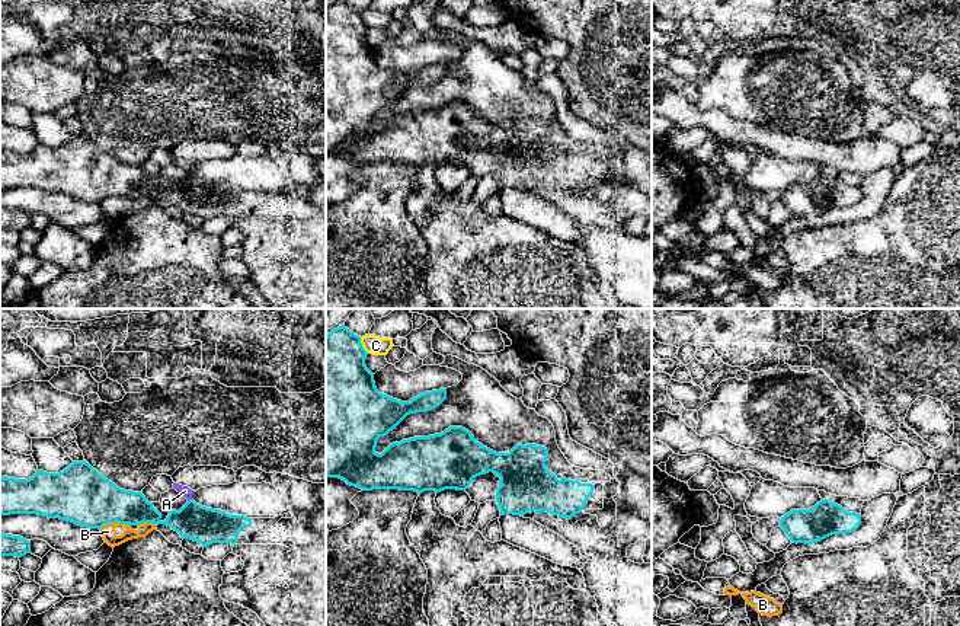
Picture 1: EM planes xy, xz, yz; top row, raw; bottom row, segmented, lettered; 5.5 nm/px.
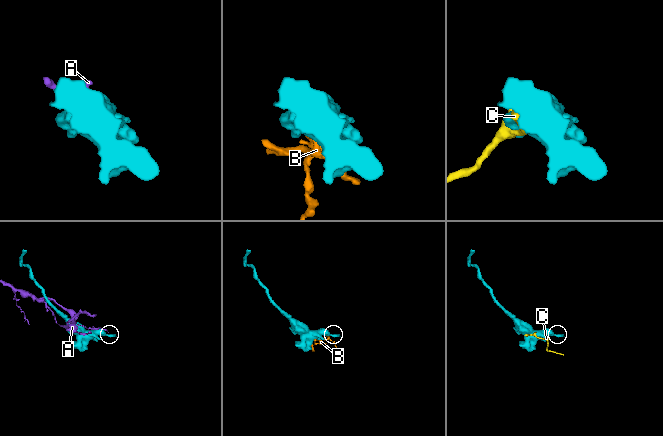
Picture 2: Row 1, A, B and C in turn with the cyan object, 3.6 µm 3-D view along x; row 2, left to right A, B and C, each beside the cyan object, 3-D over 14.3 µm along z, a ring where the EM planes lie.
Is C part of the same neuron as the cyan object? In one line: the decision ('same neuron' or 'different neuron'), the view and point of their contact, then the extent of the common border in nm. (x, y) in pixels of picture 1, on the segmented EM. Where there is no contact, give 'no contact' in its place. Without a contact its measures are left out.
different neuron | xz (361, 345) | 100 nm

